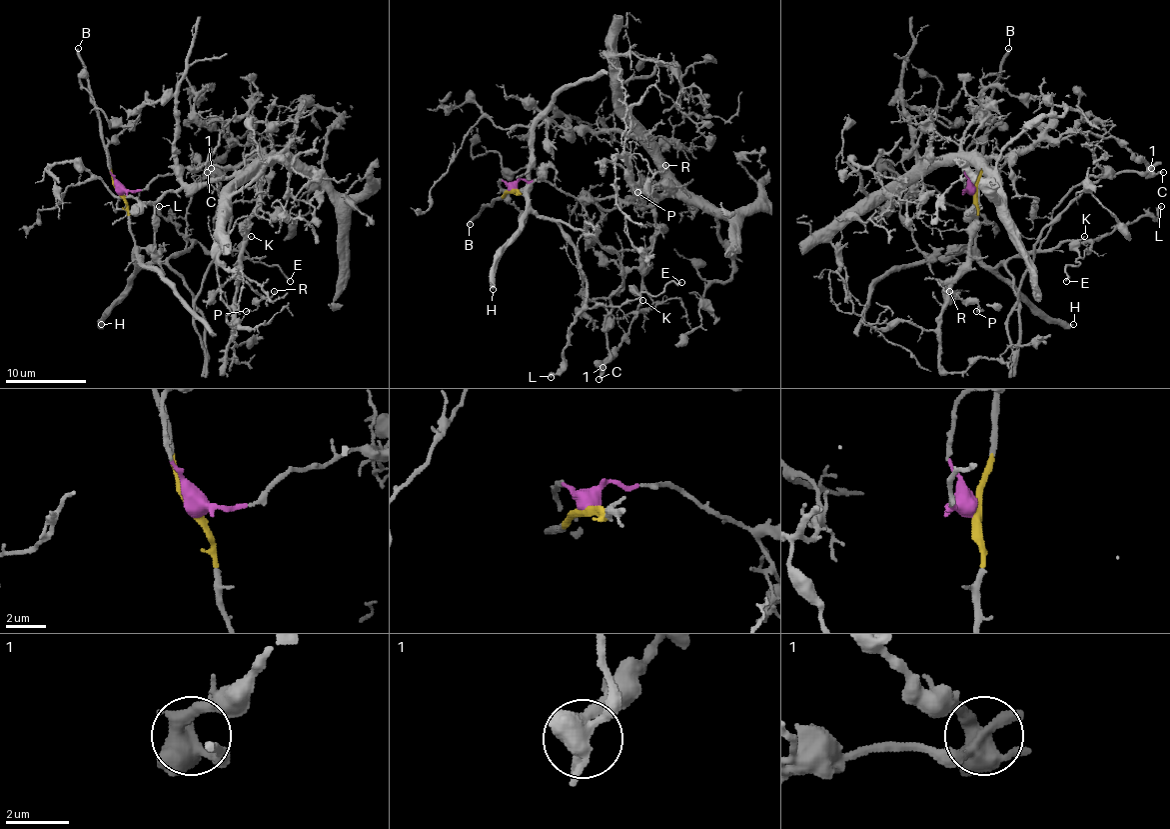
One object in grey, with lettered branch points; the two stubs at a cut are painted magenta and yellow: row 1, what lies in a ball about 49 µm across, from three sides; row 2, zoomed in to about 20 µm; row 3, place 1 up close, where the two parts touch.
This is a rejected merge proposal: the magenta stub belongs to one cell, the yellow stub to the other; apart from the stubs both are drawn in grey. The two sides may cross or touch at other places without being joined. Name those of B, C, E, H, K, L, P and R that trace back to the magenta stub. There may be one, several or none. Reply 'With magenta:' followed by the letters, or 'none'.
With magenta: C, P, R

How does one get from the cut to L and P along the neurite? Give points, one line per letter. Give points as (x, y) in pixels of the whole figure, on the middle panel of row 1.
L: (512, 190), (526, 192), (536, 211), (554, 221), (586, 282), (586, 308), (550, 377)
P: (512, 190), (546, 180), (641, 205), (657, 196), (632, 182), (639, 154), (651, 172), (636, 192)

